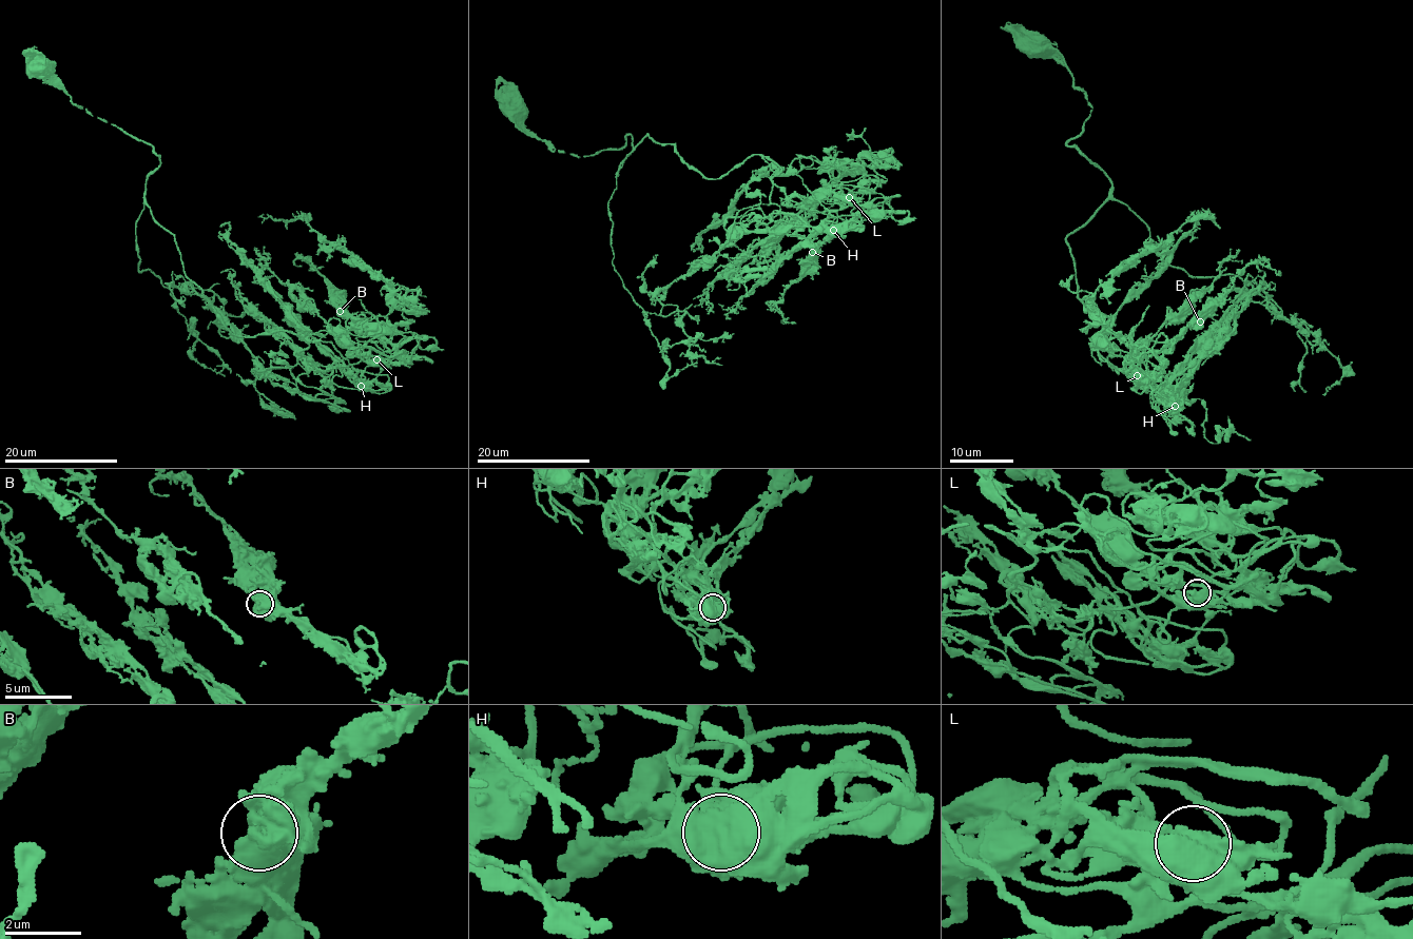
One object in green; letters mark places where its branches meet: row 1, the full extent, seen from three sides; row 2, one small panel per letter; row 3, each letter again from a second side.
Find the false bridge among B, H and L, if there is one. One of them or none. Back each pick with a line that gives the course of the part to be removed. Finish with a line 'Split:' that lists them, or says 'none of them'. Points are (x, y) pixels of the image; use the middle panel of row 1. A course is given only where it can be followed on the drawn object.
Split: none of them

